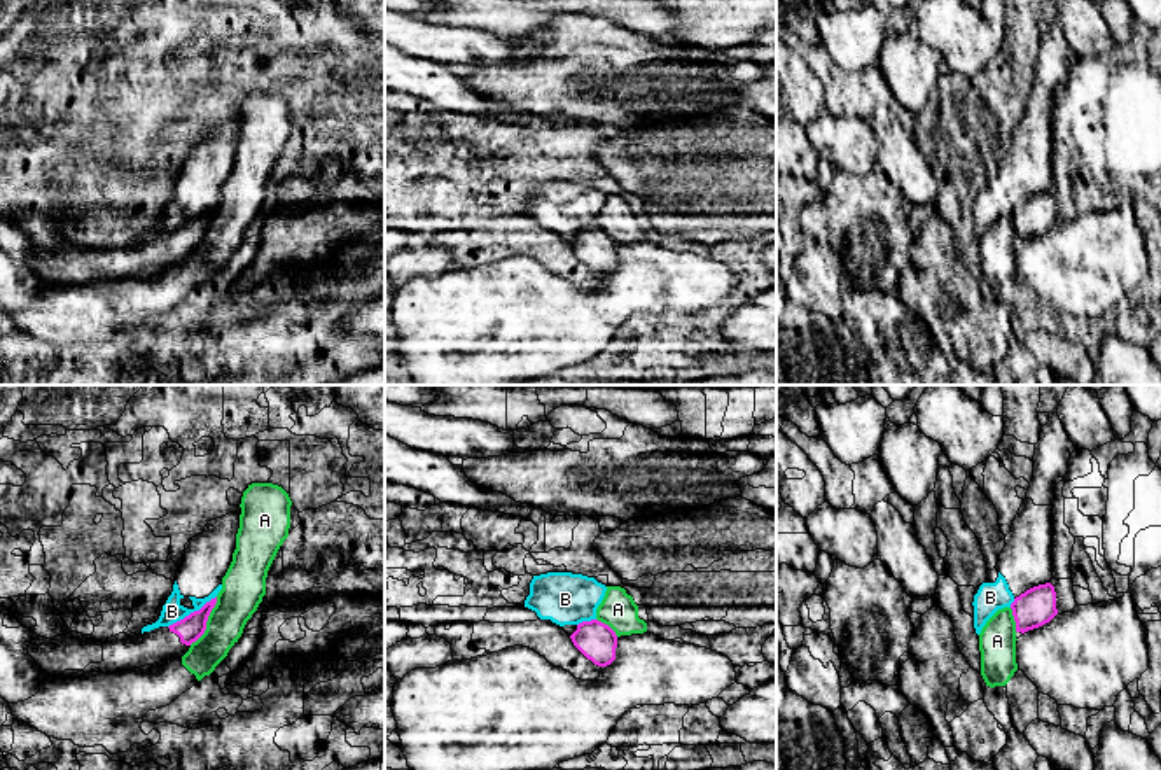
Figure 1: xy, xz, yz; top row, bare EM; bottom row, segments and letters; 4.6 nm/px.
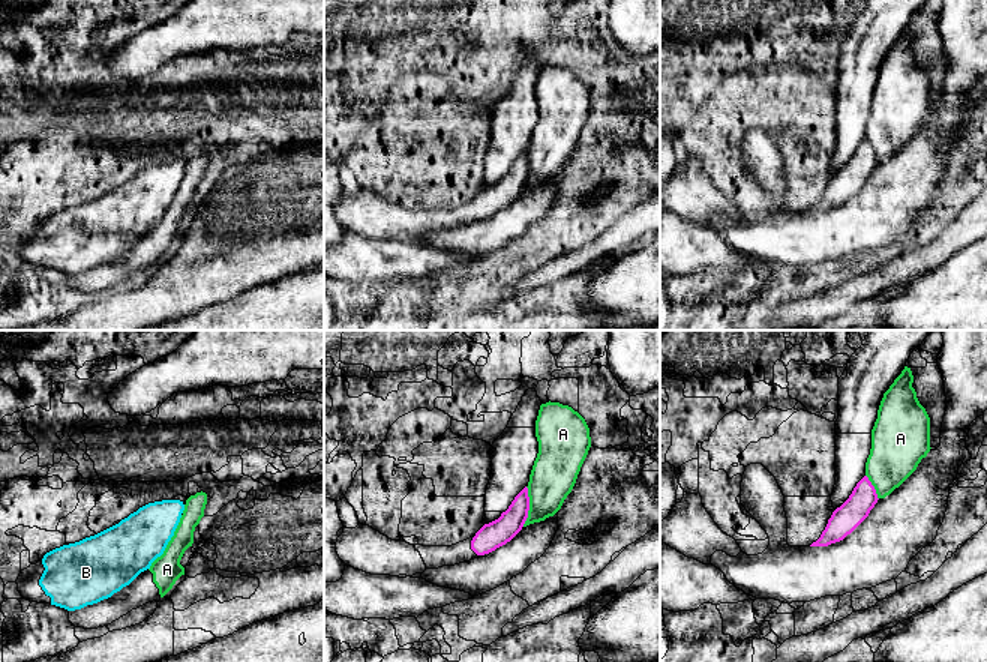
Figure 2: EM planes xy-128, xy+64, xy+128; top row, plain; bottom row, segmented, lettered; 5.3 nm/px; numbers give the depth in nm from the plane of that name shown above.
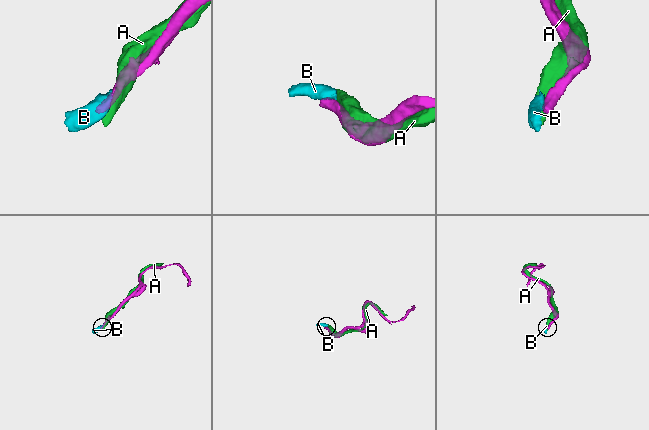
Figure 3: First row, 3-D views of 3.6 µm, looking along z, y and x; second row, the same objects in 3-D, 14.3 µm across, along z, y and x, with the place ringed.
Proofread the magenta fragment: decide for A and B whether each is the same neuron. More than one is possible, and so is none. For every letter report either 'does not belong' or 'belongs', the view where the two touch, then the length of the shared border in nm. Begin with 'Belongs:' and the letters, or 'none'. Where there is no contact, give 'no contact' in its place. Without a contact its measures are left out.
Belongs: A
A: belongs; contact in xy; length 260 nm
B: does not belong; contact in xy; length 260 nm

